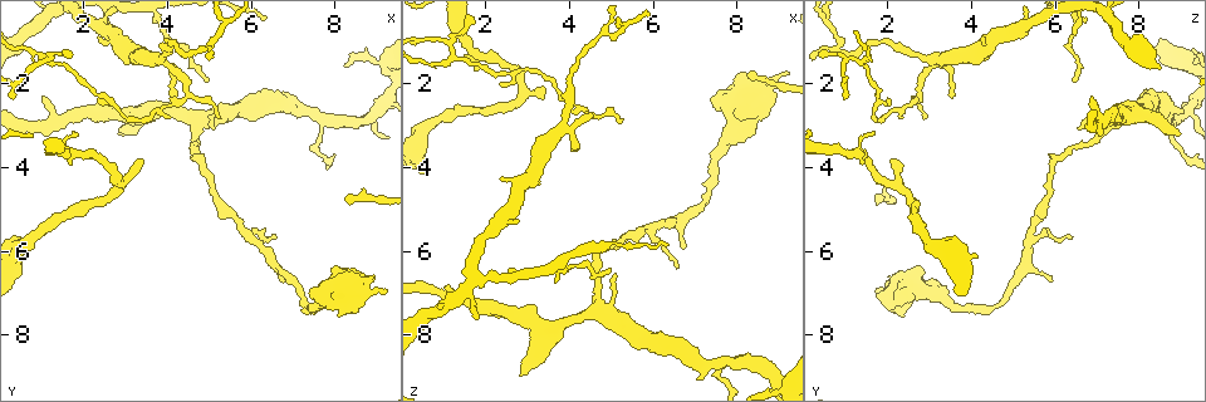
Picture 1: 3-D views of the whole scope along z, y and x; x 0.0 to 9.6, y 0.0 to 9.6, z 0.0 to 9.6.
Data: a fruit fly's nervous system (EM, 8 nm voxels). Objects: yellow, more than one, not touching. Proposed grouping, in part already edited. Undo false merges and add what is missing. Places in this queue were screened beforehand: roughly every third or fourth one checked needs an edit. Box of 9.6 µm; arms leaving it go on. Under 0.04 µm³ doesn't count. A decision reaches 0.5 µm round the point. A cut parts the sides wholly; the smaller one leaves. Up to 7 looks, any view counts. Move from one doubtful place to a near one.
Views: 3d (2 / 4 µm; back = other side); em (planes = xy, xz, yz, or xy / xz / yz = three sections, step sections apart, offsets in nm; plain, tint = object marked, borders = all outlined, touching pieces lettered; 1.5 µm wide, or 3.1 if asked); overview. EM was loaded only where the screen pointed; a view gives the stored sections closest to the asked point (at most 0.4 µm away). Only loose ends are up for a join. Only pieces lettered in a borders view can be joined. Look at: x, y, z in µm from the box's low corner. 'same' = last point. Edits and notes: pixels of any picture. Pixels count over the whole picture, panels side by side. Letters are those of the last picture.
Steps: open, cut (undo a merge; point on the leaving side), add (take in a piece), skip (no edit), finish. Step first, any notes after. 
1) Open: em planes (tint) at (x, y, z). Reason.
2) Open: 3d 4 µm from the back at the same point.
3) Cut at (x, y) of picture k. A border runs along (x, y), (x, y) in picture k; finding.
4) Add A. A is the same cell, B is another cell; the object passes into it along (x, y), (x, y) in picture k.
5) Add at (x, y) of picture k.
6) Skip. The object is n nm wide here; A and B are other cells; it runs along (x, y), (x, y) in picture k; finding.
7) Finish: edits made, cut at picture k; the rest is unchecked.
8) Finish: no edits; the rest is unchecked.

Open: em planes (plain) at (7.60, 7.40, 3.55). Calibre changes.

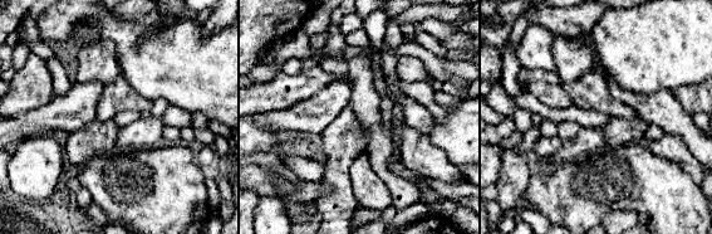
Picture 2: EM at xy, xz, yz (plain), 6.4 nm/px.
Open: em planes (borders) at the same point. What lies round it.

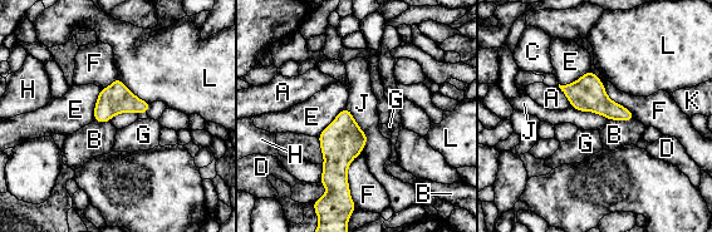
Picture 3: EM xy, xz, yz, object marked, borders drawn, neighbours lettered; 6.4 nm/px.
Skip. A, B, C, D, E, F, G, H, J, K and L are other cells; a border runs along (347, 107), (367, 136), (363, 151) in picture 3; continuous, no second neuron.

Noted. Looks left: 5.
Open: 3d 2 µm at (3.40, 3.85, 2.20). Free end.

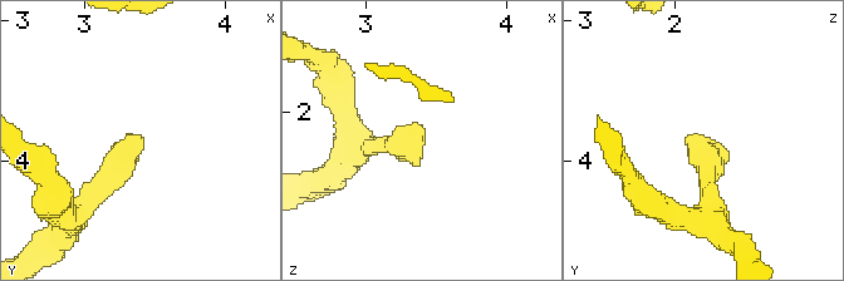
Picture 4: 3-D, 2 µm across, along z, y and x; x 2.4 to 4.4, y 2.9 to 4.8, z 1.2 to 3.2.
Open: em yz step 8 (tint) at (3.44, 3.86, 2.14). Need the tissue.

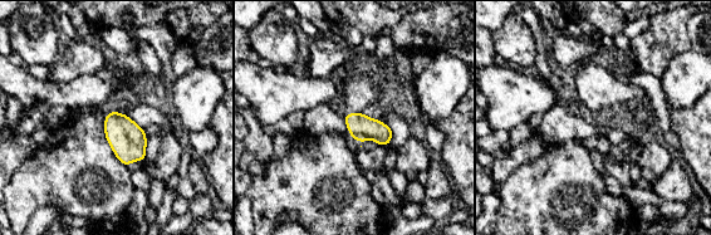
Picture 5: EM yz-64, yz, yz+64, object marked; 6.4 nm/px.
Open: em planes (borders) at the same point.

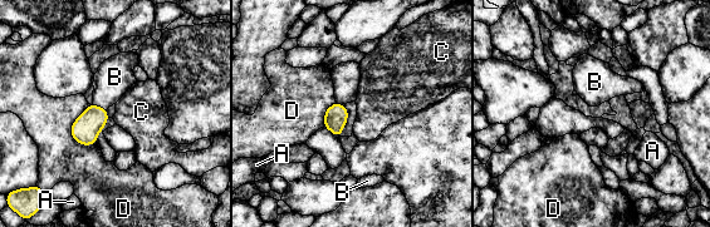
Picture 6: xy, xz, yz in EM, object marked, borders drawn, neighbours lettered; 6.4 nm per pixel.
Add B. B is the same cell, A, C and D are other cells; it goes on there.

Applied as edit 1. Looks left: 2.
Finish: edits made, add at picture 6; the rest is unchecked.

